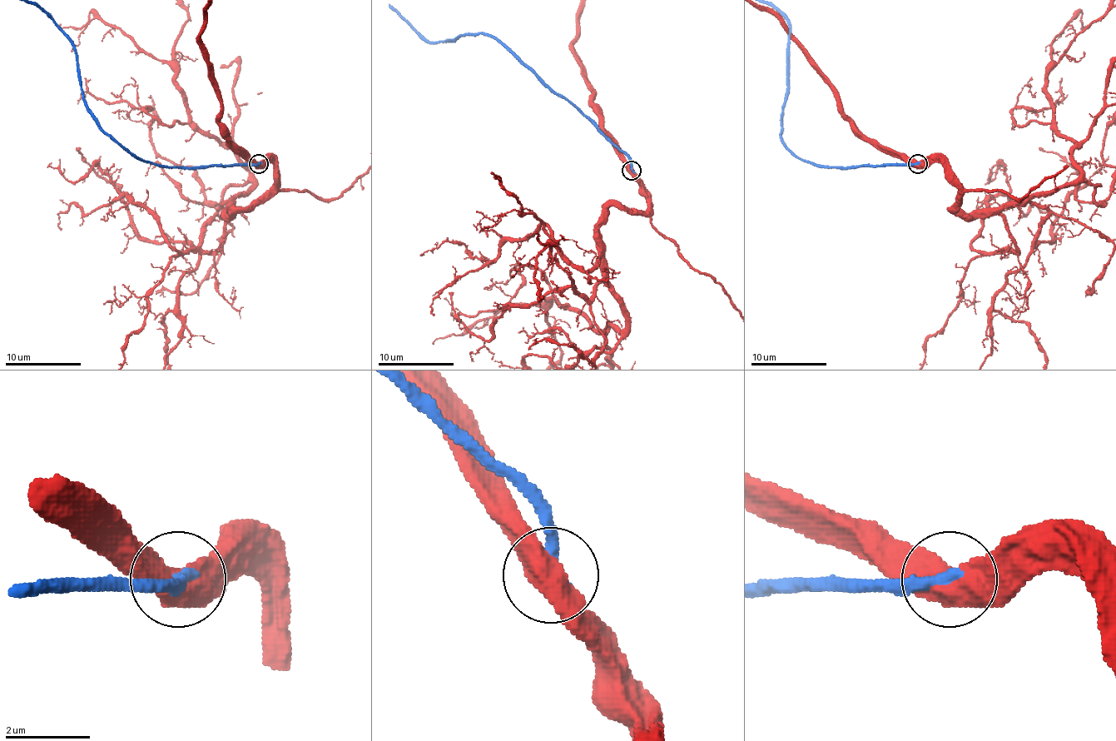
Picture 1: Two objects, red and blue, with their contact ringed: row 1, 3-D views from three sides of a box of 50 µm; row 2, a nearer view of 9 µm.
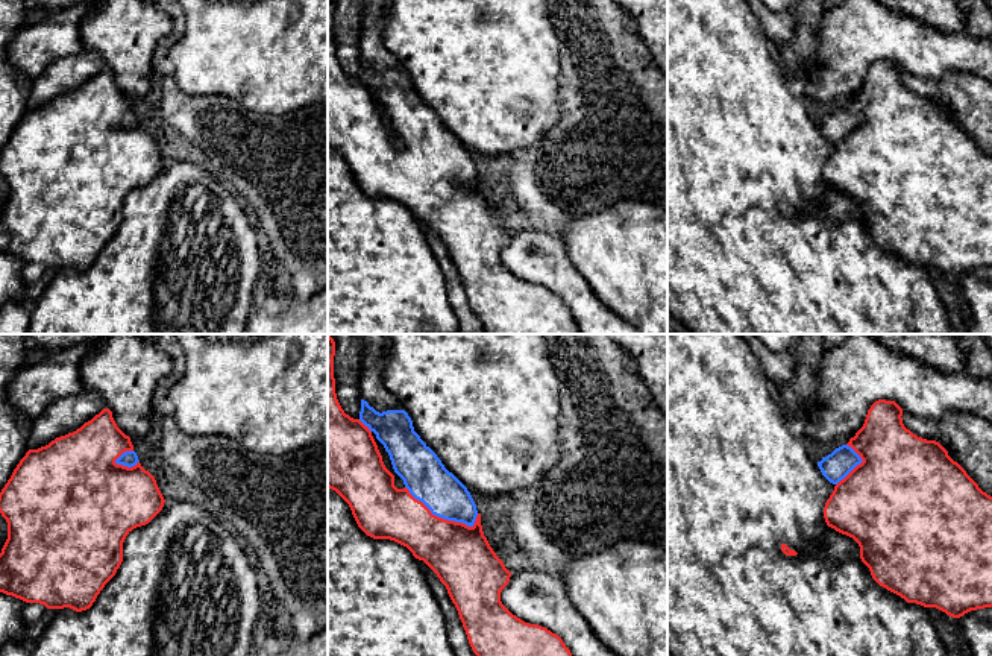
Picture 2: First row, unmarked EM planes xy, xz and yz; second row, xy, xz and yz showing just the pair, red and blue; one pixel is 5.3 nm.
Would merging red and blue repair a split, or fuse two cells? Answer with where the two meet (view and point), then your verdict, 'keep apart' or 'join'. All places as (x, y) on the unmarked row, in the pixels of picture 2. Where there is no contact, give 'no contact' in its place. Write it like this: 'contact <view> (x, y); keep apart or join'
contact xz (437, 176); join

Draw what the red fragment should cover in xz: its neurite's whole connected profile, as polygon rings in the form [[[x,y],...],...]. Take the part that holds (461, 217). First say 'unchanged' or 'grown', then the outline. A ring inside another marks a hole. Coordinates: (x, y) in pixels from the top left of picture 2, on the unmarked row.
grown; [[[328,0],[328,147],[349,164],[358,187],[373,199],[390,199],[407,207],[437,234],[485,334],[579,334],[558,295],[522,281],[502,264],[501,252],[511,232],[484,196],[481,173],[470,152],[414,91],[408,73],[379,73],[364,59],[358,79],[344,73],[335,53],[334,15],[335,2]],[[376,99],[403,140],[403,149],[394,146],[394,135],[385,128]]]

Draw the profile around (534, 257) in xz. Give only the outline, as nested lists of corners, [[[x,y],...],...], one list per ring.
[[[532,228],[514,231],[501,252],[501,261],[522,281],[558,295],[570,310],[579,334],[639,334],[595,295],[569,260],[560,237]]]

